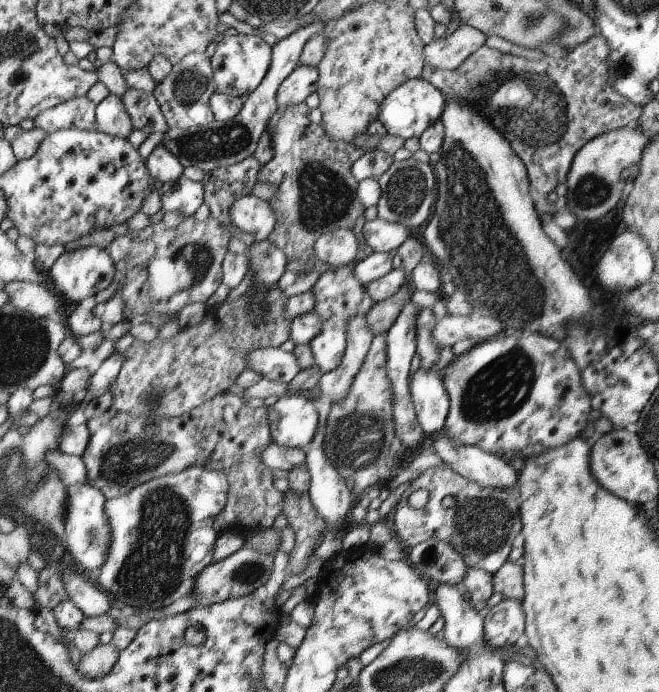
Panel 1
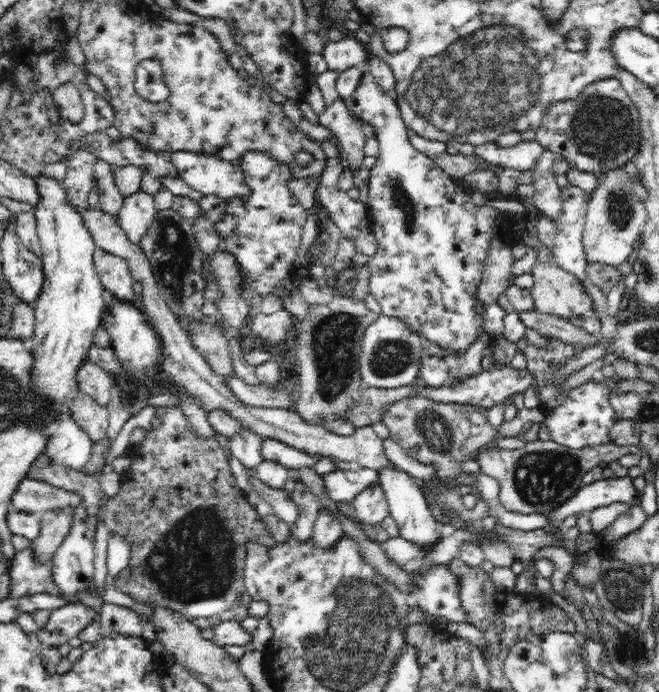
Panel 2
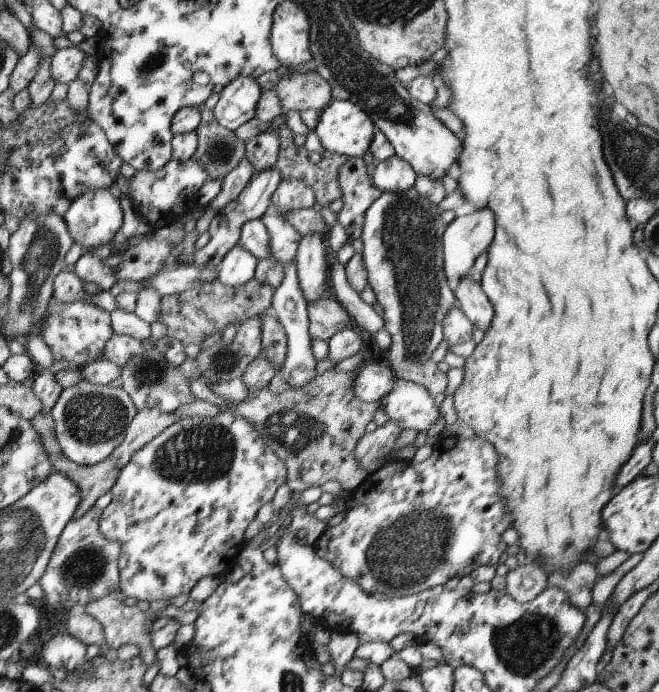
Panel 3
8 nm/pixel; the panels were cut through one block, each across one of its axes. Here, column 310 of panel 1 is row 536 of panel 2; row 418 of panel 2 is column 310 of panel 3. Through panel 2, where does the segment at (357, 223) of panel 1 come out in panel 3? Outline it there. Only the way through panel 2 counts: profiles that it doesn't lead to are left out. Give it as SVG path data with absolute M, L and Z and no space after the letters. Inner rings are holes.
M281 123L277 130L278 140L278 155L274 164L274 167L279 171L280 178L283 181L289 179L298 180L304 182L311 187L314 194L314 204L318 209L322 206L327 206L331 201L340 198L340 188L338 187L337 173L339 167L347 162L348 157L332 153L331 151L325 151L325 154L320 161L313 164L307 159L307 151L303 145L296 146L292 141L293 133L285 125Z

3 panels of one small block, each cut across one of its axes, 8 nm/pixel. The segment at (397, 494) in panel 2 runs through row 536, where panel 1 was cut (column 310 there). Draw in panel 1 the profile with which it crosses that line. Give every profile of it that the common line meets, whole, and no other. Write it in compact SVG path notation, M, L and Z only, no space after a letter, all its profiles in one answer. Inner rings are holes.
M293 394L288 397L278 397L278 399L271 406L263 406L263 408L267 410L266 415L270 430L270 440L275 444L278 444L280 447L300 449L303 448L303 446L307 446L307 444L311 442L317 428L318 416L317 410L310 400L307 400L301 395Z

